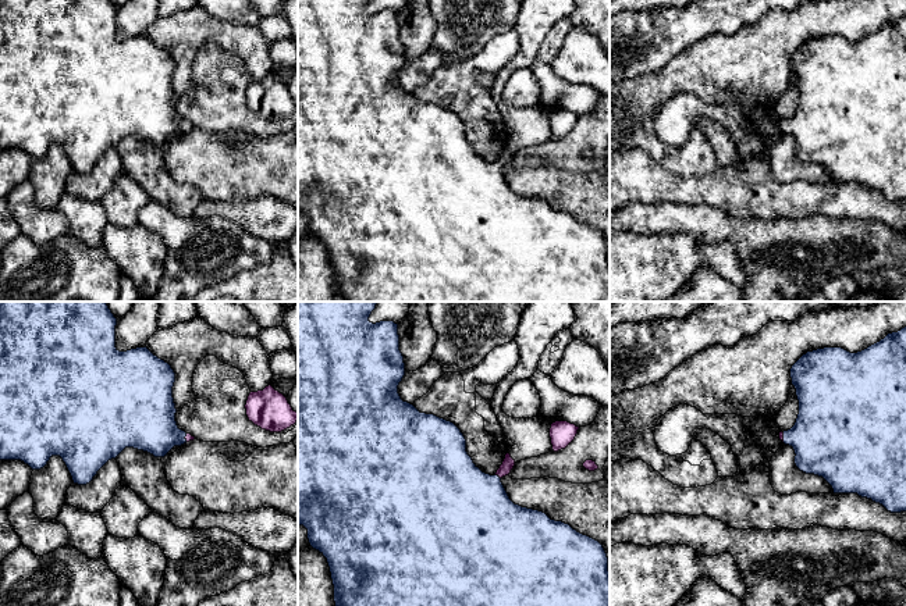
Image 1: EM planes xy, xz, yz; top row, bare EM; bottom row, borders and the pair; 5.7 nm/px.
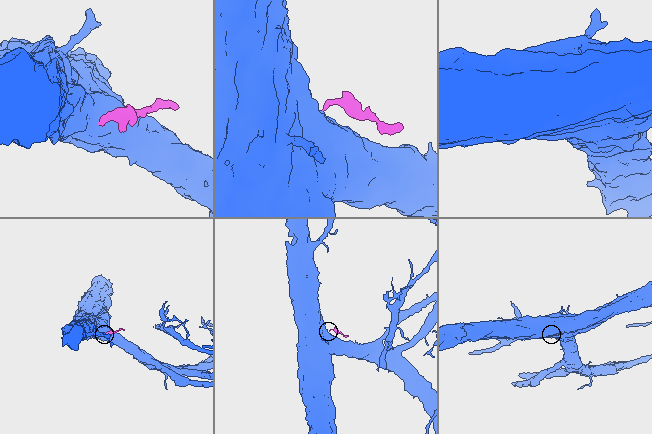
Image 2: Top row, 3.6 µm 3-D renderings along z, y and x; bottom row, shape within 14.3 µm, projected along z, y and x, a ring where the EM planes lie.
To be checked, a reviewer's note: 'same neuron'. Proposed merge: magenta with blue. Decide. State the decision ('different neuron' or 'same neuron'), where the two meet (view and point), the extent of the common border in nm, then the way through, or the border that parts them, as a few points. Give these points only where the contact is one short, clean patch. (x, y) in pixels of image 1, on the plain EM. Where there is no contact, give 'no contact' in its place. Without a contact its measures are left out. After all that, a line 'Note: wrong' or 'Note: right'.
same neuron | xz (497, 163) | 50 nm | across xz (508, 152), (497, 163), (490, 175), (469, 196)
Note: right

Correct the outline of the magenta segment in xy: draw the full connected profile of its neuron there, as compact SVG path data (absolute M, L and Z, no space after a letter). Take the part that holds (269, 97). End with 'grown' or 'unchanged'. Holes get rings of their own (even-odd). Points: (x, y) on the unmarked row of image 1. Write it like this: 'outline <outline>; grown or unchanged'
outline M271 74L251 81L245 97L249 110L270 121L281 121L298 110L298 101L292 99L287 86Z; unchanged

